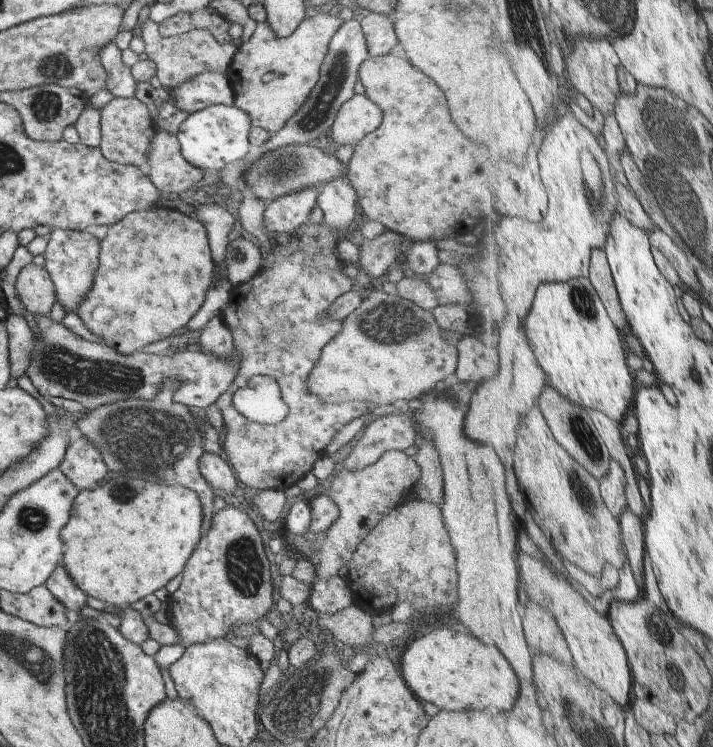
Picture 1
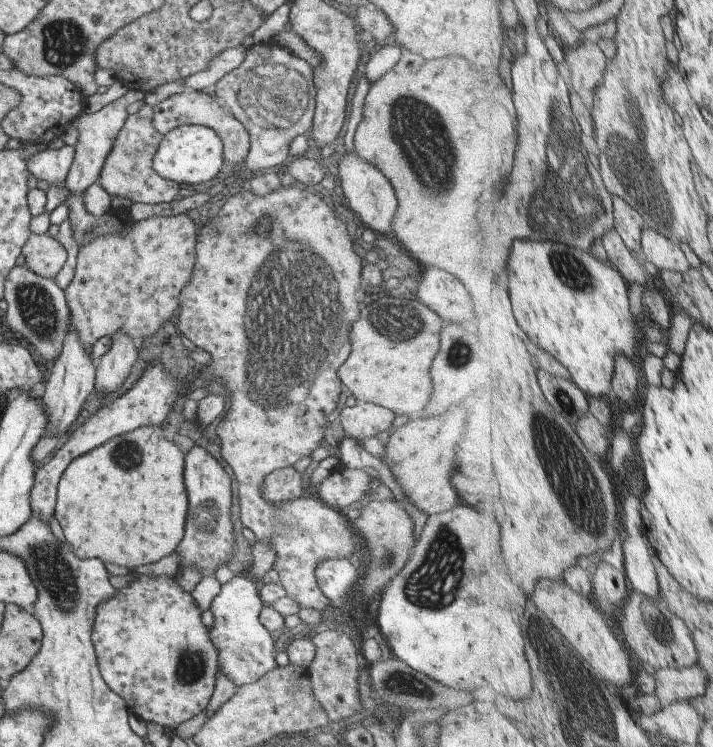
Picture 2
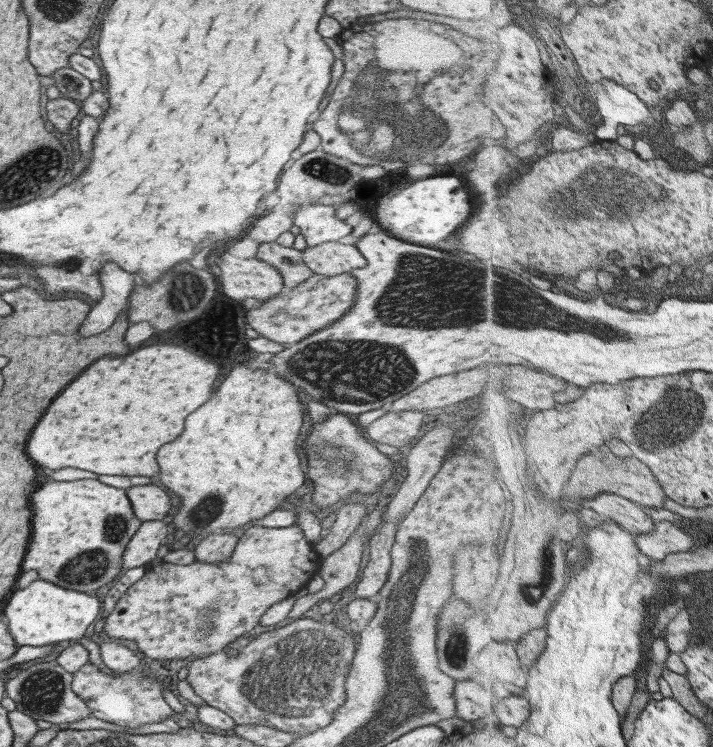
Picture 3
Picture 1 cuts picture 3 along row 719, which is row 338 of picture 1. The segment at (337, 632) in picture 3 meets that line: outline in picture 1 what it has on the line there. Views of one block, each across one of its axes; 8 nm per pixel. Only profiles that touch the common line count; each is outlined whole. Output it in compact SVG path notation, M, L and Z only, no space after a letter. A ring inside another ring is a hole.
M308 220L304 222L304 226L302 226L302 228L298 228L298 230L291 232L286 242L278 242L278 244L274 244L274 246L272 245L272 248L270 248L272 264L270 264L266 270L262 270L262 272L256 274L254 278L250 278L249 281L243 283L242 286L234 287L230 291L230 305L224 310L222 316L224 318L224 323L226 326L228 326L228 328L230 328L230 332L232 332L233 350L238 350L238 354L242 356L242 364L238 366L238 374L236 374L236 378L234 378L234 384L232 384L232 386L230 386L230 388L228 388L228 390L222 394L222 396L218 397L218 400L216 400L215 404L220 410L224 420L226 442L224 442L223 448L224 452L226 452L226 456L228 456L226 460L234 470L236 478L239 481L241 487L248 486L248 488L254 488L254 490L260 490L260 492L262 492L262 490L285 491L287 488L296 485L296 482L300 482L300 480L302 480L302 478L304 478L304 476L306 476L306 474L312 470L314 463L316 460L318 460L318 458L320 458L320 455L325 452L326 446L328 446L328 444L334 440L334 436L338 434L338 431L343 426L346 426L346 424L348 424L351 420L354 420L354 418L364 416L364 414L371 410L371 406L369 404L360 401L350 401L342 404L326 404L326 402L322 402L318 396L314 396L314 394L308 390L308 384L306 384L306 380L308 380L308 374L310 374L310 370L312 370L314 366L317 366L318 358L324 346L326 346L326 344L328 344L328 342L330 342L330 340L332 340L332 338L334 338L334 336L340 332L340 328L342 328L342 321L336 320L336 318L334 318L334 314L330 314L330 310L335 310L335 301L339 296L350 292L351 289L355 287L354 279L348 278L348 276L344 274L344 264L342 264L342 262L340 262L340 258L338 258L338 242L344 238L350 239L352 235L353 233L349 233L348 235L344 234L344 236L340 236L340 238L338 238L338 234L334 234L334 230L330 230L330 228L326 226L325 221L314 224L314 222L310 222ZM258 375L271 376L274 378L274 380L276 380L281 390L281 396L289 408L286 418L284 418L284 420L278 424L267 425L252 421L245 416L242 416L242 414L240 414L235 409L235 406L231 401L232 395L237 390L244 388L244 386L248 384L248 381L250 381L253 376Z

